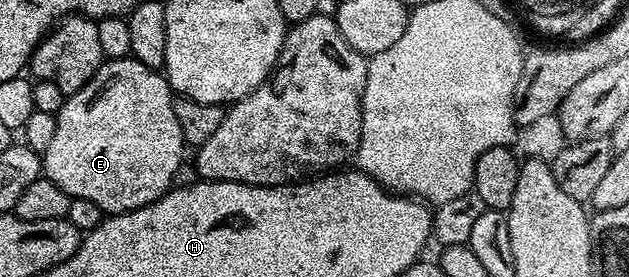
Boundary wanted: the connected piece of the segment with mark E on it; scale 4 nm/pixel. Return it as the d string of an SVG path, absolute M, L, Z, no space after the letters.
M132 58L105 60L100 70L78 92L70 92L66 95L65 104L58 110L55 134L51 137L51 146L47 146L47 150L43 154L44 179L55 182L55 186L59 186L59 190L63 190L74 200L95 202L95 206L99 206L102 213L105 214L130 212L131 210L139 210L148 204L154 204L160 196L164 196L173 187L175 174L179 170L181 163L186 159L185 151L187 151L187 145L183 134L179 130L179 118L175 118L174 99L175 93L173 89L169 87L168 80L158 69L143 66L143 62Z

